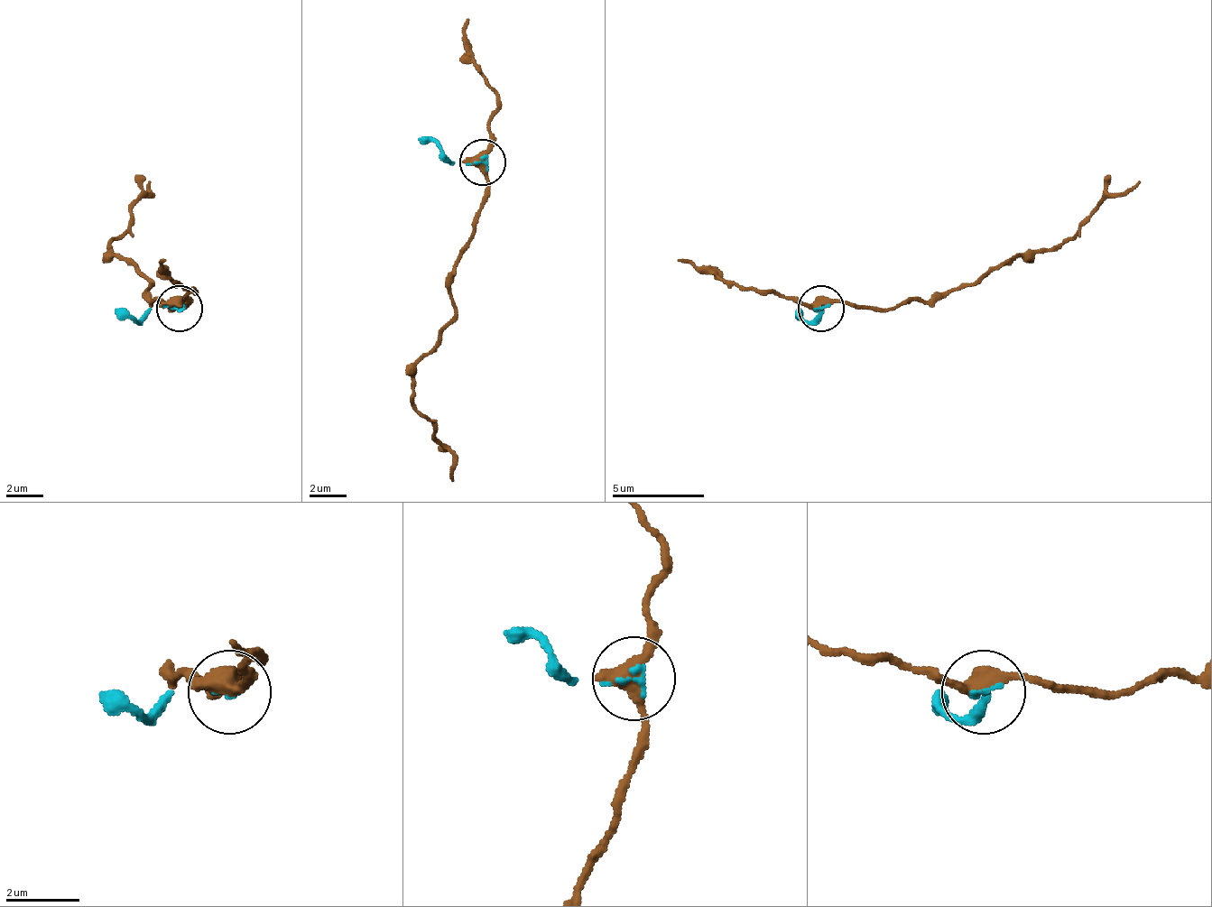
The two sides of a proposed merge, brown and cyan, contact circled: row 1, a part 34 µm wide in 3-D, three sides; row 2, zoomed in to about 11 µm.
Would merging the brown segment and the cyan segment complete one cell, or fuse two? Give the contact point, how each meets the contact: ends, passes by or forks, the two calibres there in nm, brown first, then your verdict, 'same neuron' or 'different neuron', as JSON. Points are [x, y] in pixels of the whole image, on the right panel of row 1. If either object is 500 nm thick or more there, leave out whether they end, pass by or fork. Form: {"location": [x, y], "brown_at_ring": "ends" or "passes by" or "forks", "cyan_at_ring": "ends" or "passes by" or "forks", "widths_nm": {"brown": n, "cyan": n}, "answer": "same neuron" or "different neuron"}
{"location": [820, 309], "brown_at_ring": "passes by", "cyan_at_ring": "ends", "widths_nm": {"brown": 460, "cyan": 130}, "answer": "same neuron"}

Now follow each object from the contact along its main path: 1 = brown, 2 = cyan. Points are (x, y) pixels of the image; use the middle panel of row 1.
1: (481, 163), (485, 190), (476, 232), (448, 283), (454, 315), (417, 366), (411, 399), (454, 458), (454, 482)
2: (481, 163), (454, 163), (444, 153), (417, 140)

